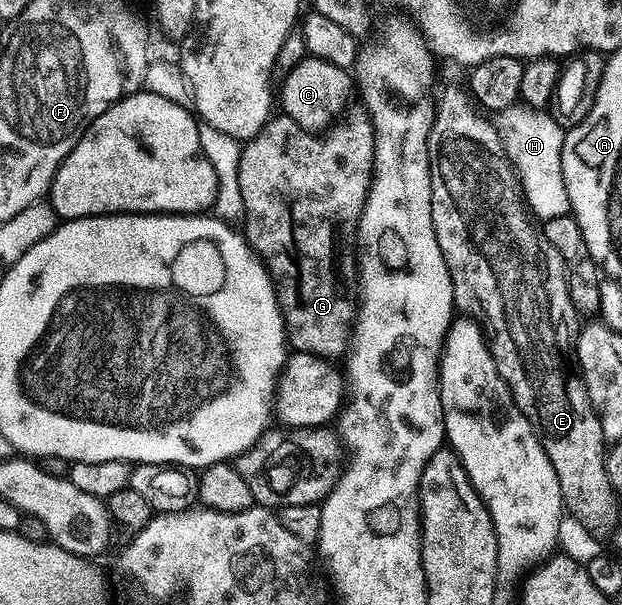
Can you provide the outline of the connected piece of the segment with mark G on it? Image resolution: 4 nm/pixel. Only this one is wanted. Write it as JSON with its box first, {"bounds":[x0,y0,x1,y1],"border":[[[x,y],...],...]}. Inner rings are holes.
{"bounds":[240,105,374,360],"border":[[[362,105],[347,106],[344,114],[330,124],[321,133],[305,131],[292,117],[281,113],[275,114],[264,125],[255,139],[249,140],[240,153],[240,197],[244,197],[244,238],[250,244],[255,255],[266,264],[274,289],[278,293],[278,304],[282,310],[282,320],[286,323],[286,338],[294,351],[307,351],[310,355],[318,355],[322,359],[337,360],[337,355],[345,356],[352,343],[354,325],[358,317],[360,302],[360,263],[356,258],[356,240],[358,239],[358,222],[365,209],[369,197],[371,180],[374,178],[374,125],[370,113]]]}

